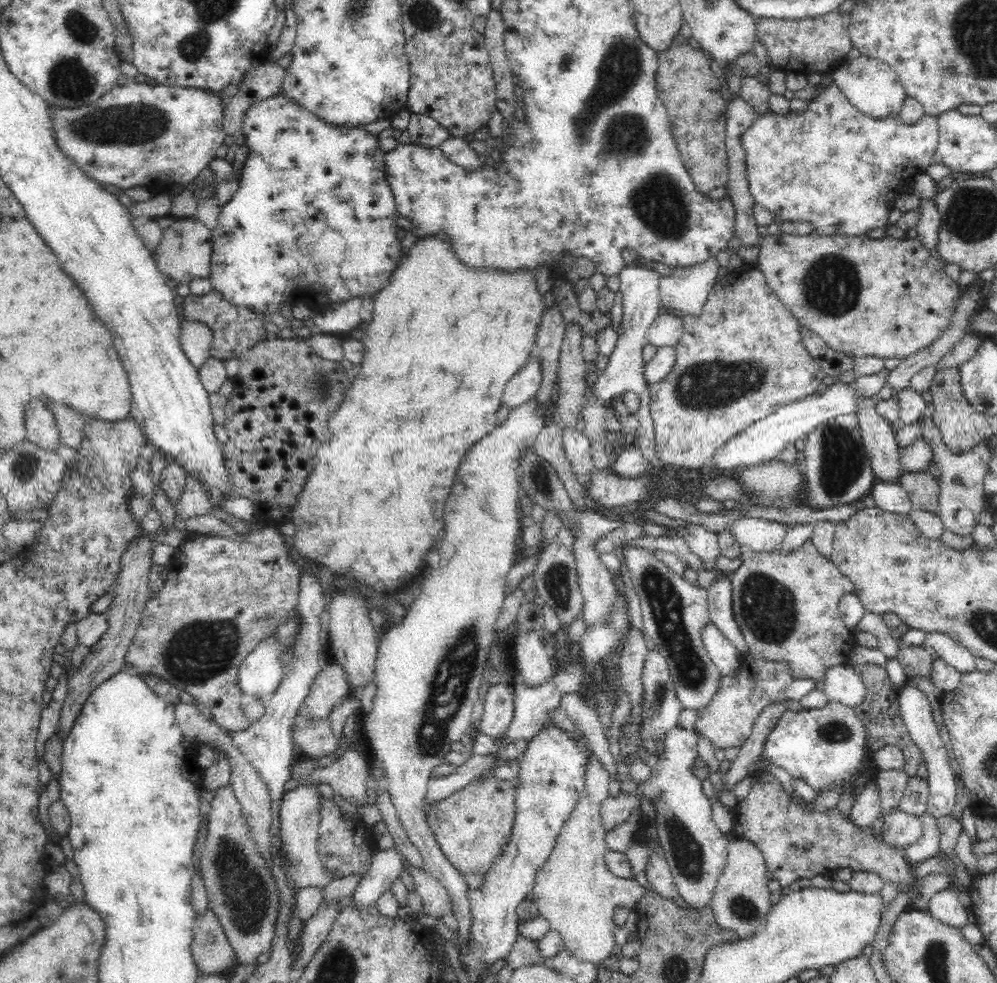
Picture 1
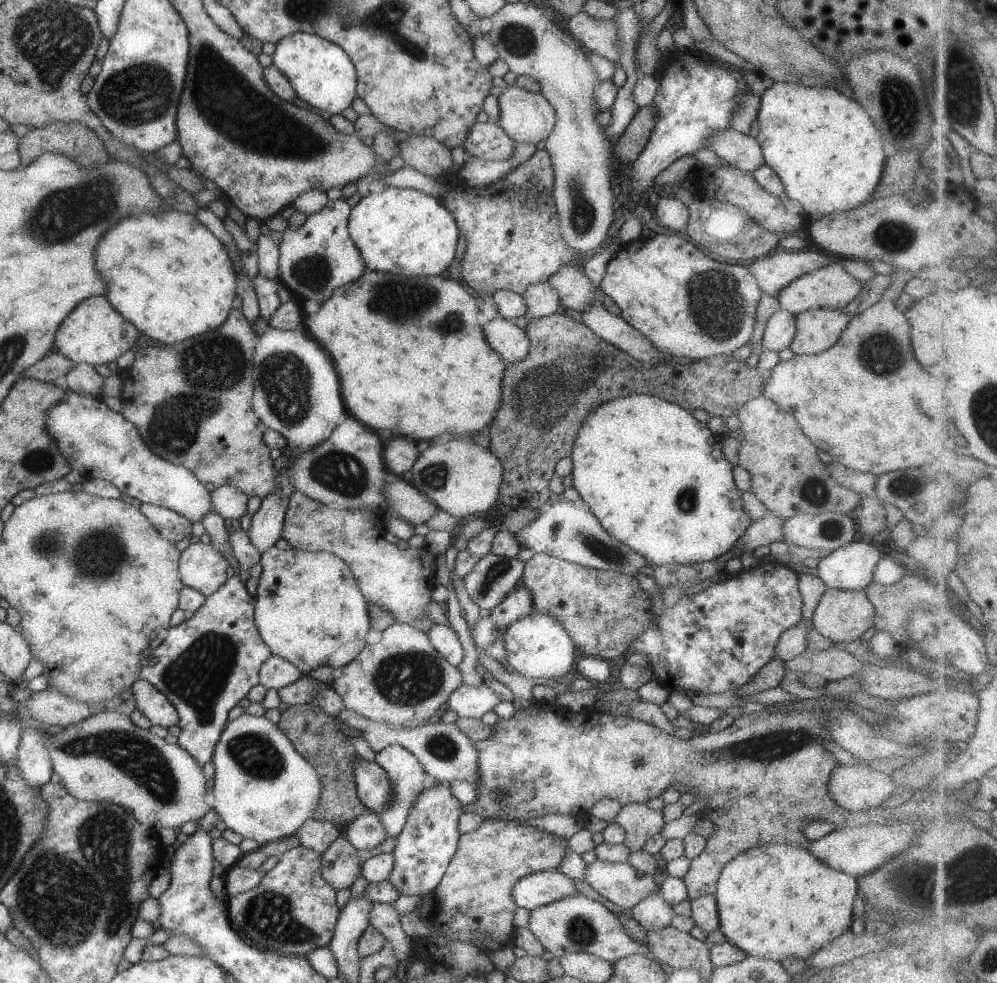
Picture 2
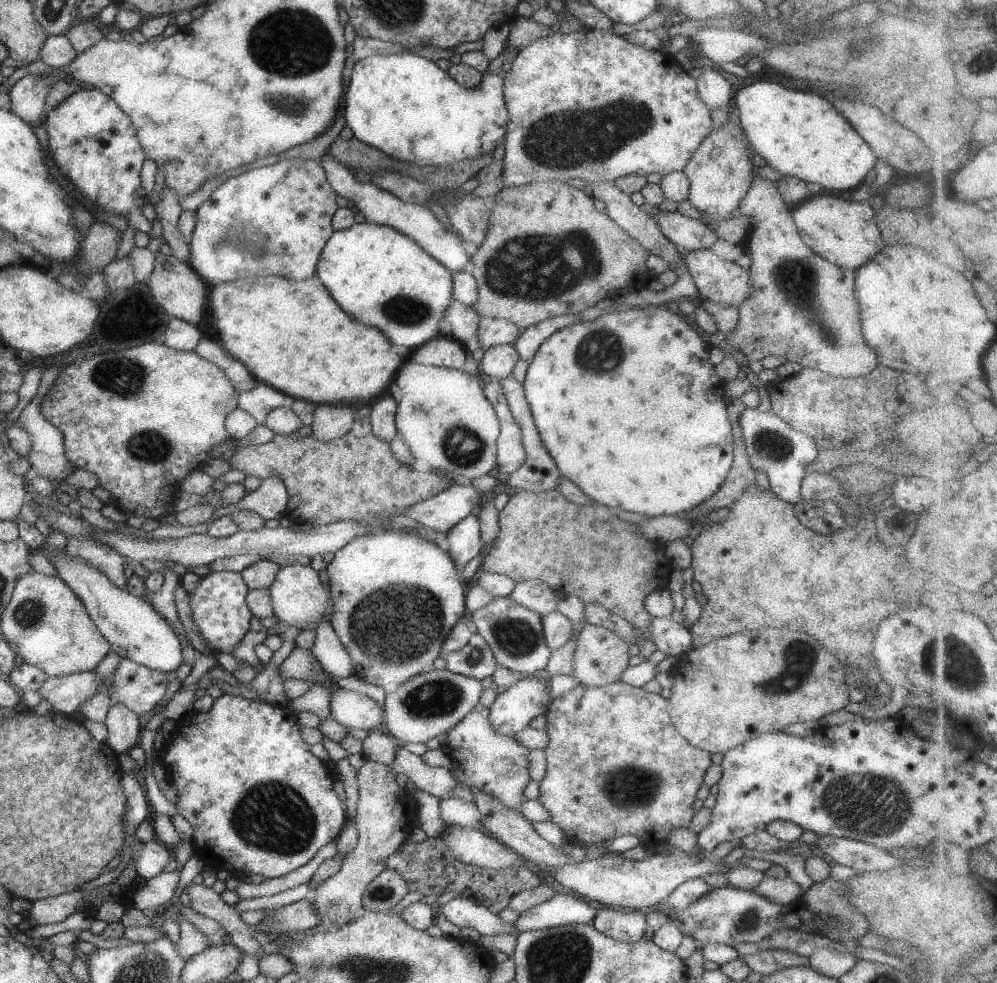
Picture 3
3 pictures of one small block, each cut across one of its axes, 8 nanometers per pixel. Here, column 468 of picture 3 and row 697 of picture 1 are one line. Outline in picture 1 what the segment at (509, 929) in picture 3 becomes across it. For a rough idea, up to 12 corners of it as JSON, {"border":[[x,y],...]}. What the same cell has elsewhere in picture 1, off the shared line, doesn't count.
{"border":[[906,683],[899,715],[924,761],[927,811],[956,806],[956,781],[930,698]]}

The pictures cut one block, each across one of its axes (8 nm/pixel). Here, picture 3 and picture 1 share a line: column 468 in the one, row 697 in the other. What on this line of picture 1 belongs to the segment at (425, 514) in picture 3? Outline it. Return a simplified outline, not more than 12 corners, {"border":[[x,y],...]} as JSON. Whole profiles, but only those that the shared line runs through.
{"border":[[496,685],[484,698],[478,728],[490,739],[506,732],[514,688]]}

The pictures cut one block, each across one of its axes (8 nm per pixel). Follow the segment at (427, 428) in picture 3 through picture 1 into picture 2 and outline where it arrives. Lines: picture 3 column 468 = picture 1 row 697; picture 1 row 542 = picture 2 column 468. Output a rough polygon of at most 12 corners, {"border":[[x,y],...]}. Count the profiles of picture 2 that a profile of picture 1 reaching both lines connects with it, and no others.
{"border":[[466,438],[431,444],[409,483],[463,518],[498,498],[503,469]]}

